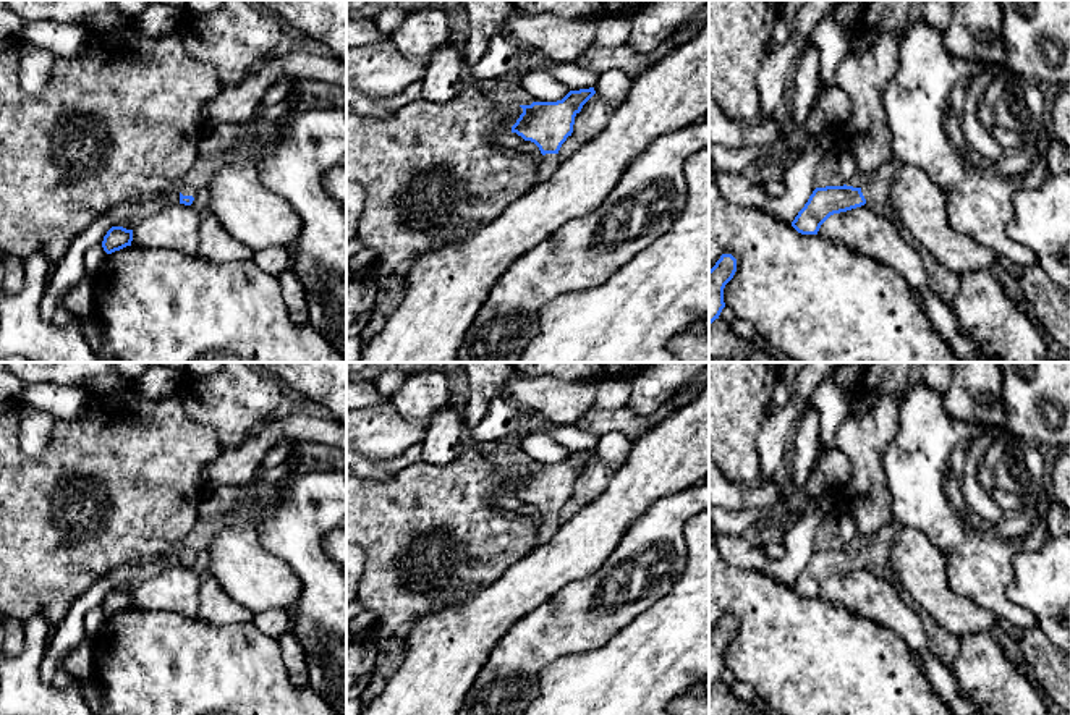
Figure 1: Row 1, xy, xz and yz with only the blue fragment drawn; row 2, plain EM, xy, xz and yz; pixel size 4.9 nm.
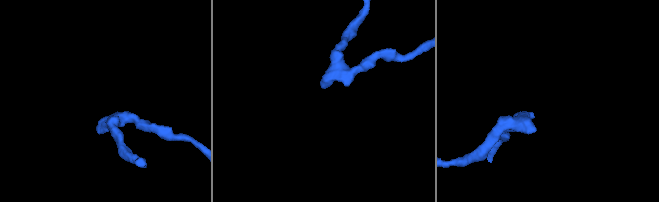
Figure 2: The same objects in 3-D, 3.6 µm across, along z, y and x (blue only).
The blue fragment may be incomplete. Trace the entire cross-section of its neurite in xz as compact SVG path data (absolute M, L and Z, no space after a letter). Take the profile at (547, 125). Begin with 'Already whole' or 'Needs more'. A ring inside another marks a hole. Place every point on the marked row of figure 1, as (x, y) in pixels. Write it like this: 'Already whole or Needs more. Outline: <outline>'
Needs more. Outline: M589 87L570 91L557 102L520 105L523 113L512 126L512 133L516 133L524 141L531 141L539 147L542 154L537 167L539 183L549 181L554 176L560 163L557 154L573 133L575 116L594 94L594 87Z

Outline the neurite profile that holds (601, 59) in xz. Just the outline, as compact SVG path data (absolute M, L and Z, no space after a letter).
M670 39L657 45L649 55L639 55L628 45L596 47L583 50L580 55L573 57L571 63L599 74L617 68L635 79L675 49L677 45Z

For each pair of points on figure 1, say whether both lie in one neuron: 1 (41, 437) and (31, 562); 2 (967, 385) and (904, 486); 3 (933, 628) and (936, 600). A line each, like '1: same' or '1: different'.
1: different
2: different
3: different

